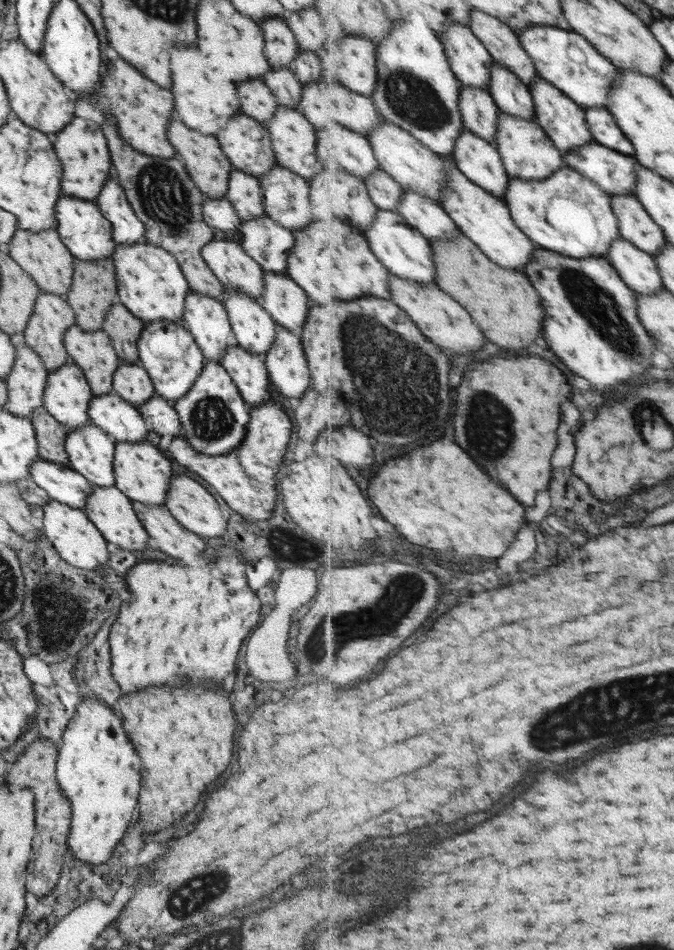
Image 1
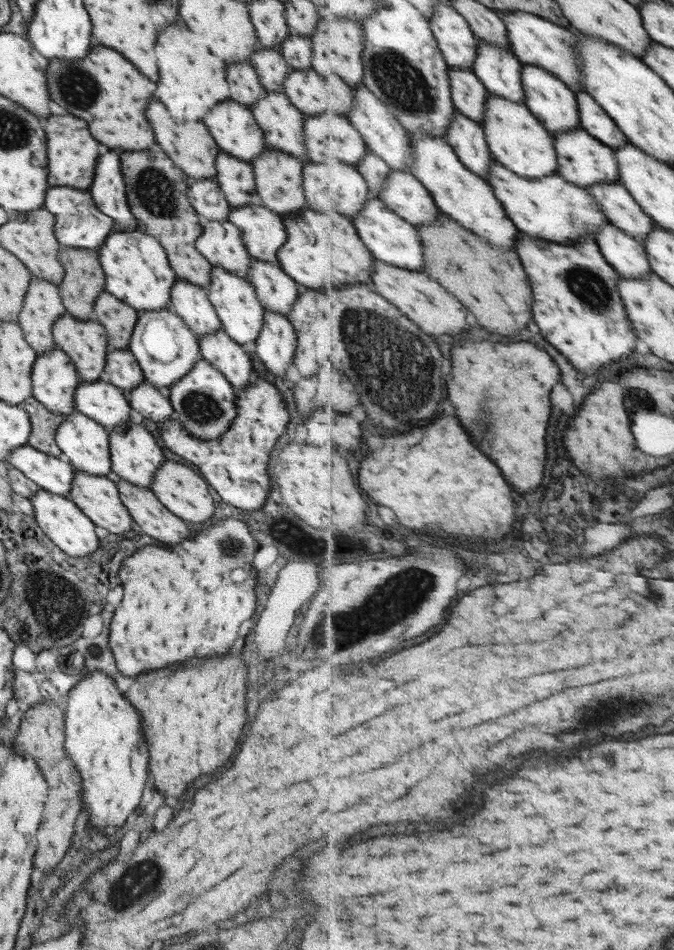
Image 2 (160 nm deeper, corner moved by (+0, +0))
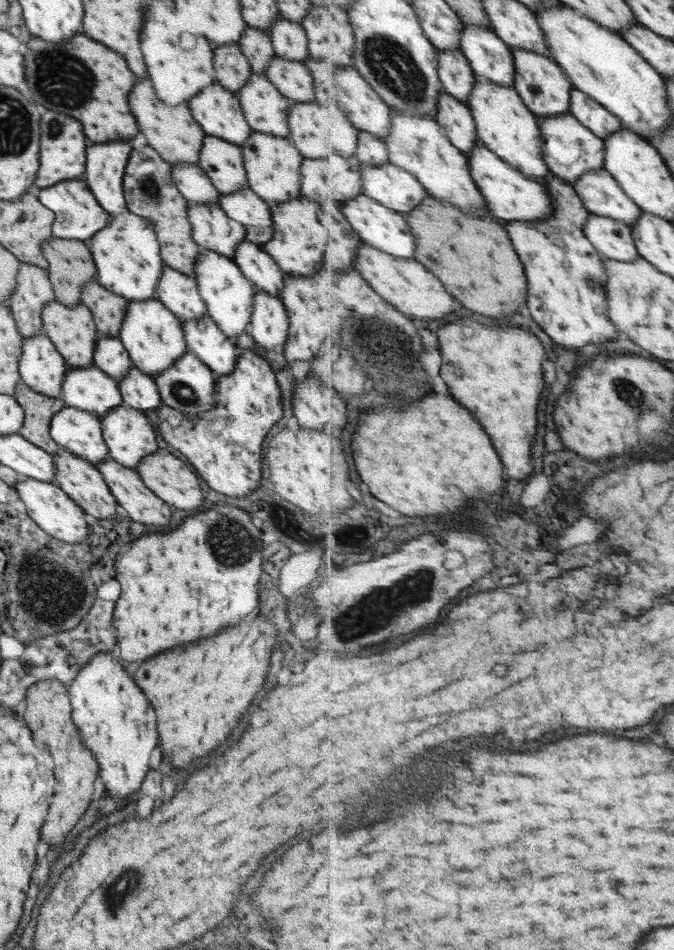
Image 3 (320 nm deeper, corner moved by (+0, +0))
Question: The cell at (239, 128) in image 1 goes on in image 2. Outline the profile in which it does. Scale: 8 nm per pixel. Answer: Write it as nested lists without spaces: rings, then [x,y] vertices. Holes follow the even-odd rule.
[[[221,100],[201,121],[219,150],[231,157],[250,164],[265,150],[263,133],[245,105]]]

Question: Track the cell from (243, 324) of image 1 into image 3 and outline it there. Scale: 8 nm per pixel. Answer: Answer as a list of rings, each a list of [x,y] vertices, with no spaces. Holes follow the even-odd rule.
[[[201,249],[196,258],[193,277],[197,282],[197,293],[205,303],[206,314],[213,319],[217,328],[231,340],[245,331],[250,321],[255,290],[234,261],[212,250]]]

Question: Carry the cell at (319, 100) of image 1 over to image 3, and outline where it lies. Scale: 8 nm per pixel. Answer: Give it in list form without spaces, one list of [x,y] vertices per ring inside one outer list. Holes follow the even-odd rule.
[[[273,56],[263,75],[290,102],[314,100],[313,79],[303,62]]]

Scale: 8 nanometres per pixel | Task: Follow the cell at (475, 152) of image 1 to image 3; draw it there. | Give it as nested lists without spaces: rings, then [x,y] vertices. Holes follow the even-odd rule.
[[[445,90],[438,96],[438,108],[435,119],[444,126],[453,146],[470,157],[481,144],[472,110]]]

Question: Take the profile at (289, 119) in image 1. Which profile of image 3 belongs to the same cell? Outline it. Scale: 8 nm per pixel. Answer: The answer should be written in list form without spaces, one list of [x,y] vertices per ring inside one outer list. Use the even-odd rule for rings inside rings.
[[[251,73],[245,86],[236,92],[236,97],[245,122],[251,131],[257,131],[271,136],[288,136],[286,118],[288,116],[289,100],[287,100],[273,84],[269,83],[262,74]]]

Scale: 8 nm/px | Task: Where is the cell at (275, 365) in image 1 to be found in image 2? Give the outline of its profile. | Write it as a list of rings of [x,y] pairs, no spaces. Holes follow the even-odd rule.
[[[264,309],[260,333],[254,342],[255,354],[265,368],[276,377],[294,376],[292,356],[296,334],[291,323],[282,314]]]

